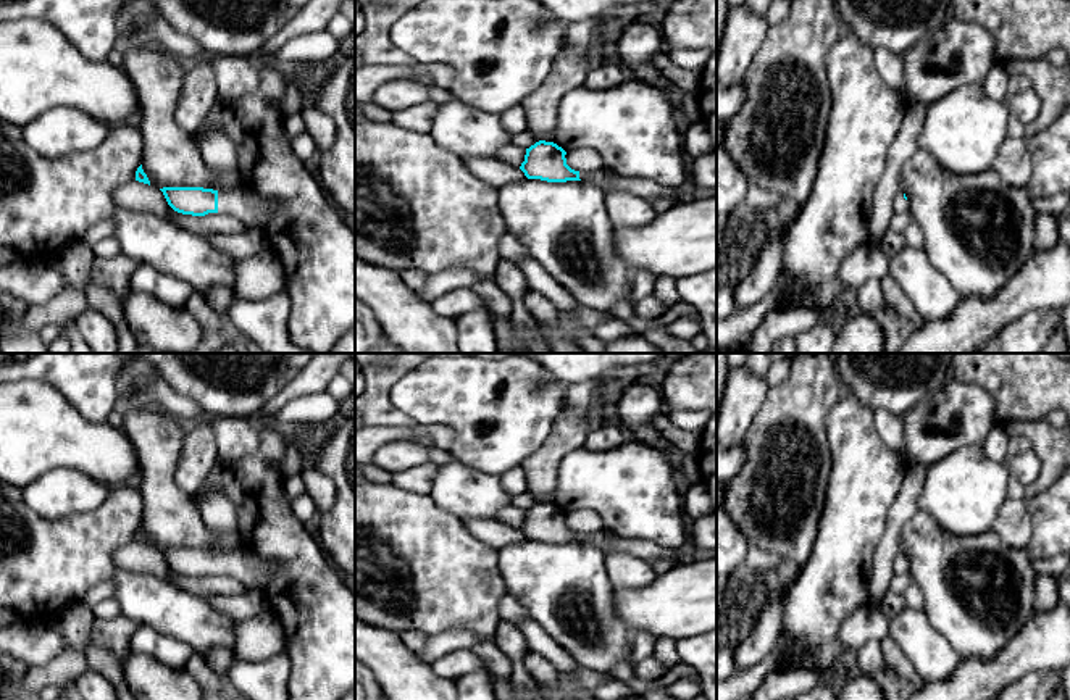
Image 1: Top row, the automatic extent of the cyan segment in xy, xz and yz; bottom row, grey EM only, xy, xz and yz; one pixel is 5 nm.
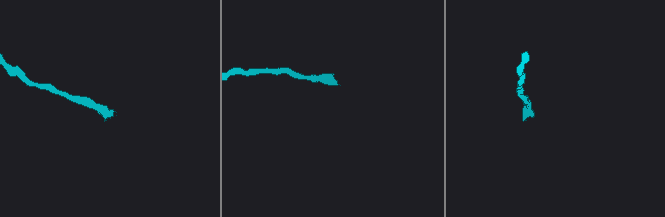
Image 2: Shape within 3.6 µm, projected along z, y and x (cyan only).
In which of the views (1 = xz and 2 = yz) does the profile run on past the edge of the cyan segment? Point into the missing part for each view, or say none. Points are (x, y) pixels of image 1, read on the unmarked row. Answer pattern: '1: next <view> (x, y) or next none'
1: next xz (607, 542)
2: next yz (901, 566)

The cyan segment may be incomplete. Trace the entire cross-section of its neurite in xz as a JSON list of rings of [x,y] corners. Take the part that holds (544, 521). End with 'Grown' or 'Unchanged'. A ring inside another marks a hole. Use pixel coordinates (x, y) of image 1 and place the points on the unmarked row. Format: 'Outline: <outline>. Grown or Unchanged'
Outline: [[[539,502],[526,510],[525,523],[520,531],[528,540],[541,540],[547,544],[591,542],[605,555],[629,553],[647,563],[657,558],[667,558],[673,566],[679,565],[676,550],[660,547],[652,542],[625,539],[605,529],[592,534],[579,534],[566,526],[566,513],[554,503]]]. Grown

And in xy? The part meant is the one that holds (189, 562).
Outline: [[[163,548],[160,552],[178,574],[192,577],[226,574],[240,581],[247,590],[261,590],[271,571],[271,566],[261,556],[244,548],[228,553],[203,548]]]. Grown

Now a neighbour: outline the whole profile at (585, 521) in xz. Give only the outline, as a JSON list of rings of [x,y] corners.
[[[591,510],[570,511],[565,519],[566,526],[579,534],[592,534],[604,529],[602,518]]]

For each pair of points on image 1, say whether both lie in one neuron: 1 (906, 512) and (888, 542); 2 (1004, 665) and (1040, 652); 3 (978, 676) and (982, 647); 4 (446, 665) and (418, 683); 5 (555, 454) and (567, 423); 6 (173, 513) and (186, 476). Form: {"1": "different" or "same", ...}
{"1": "same", "2": "same", "3": "different", "4": "different", "5": "same", "6": "different"}

